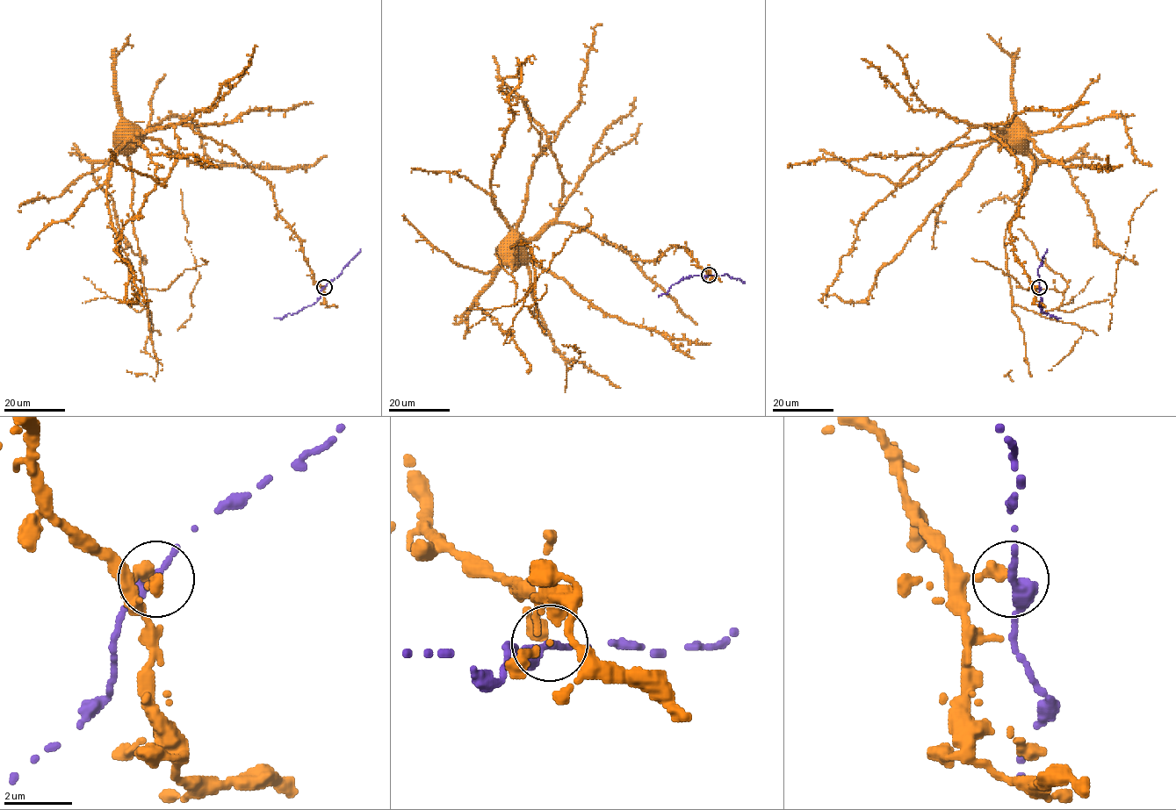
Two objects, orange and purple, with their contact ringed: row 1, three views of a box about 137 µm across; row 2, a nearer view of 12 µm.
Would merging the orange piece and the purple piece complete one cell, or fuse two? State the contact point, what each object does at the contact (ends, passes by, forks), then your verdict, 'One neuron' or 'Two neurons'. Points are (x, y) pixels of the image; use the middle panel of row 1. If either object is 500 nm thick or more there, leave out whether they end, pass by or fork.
Place: (709, 275). At the ring orange ends. At the ring purple ends. One neuron

